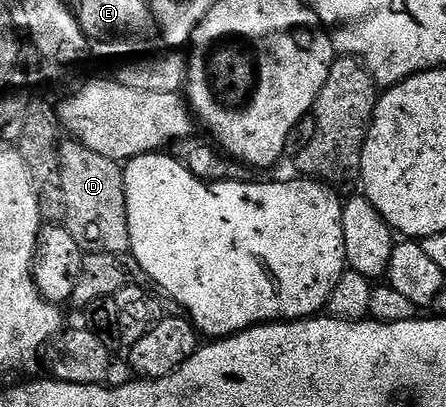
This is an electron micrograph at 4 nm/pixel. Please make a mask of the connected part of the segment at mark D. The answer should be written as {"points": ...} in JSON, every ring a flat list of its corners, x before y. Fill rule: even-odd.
{"points":[[76,141,59,147,63,191,69,212,63,222,79,241,82,252,125,255,129,251,129,222,125,204,125,176,118,160,99,157]]}

